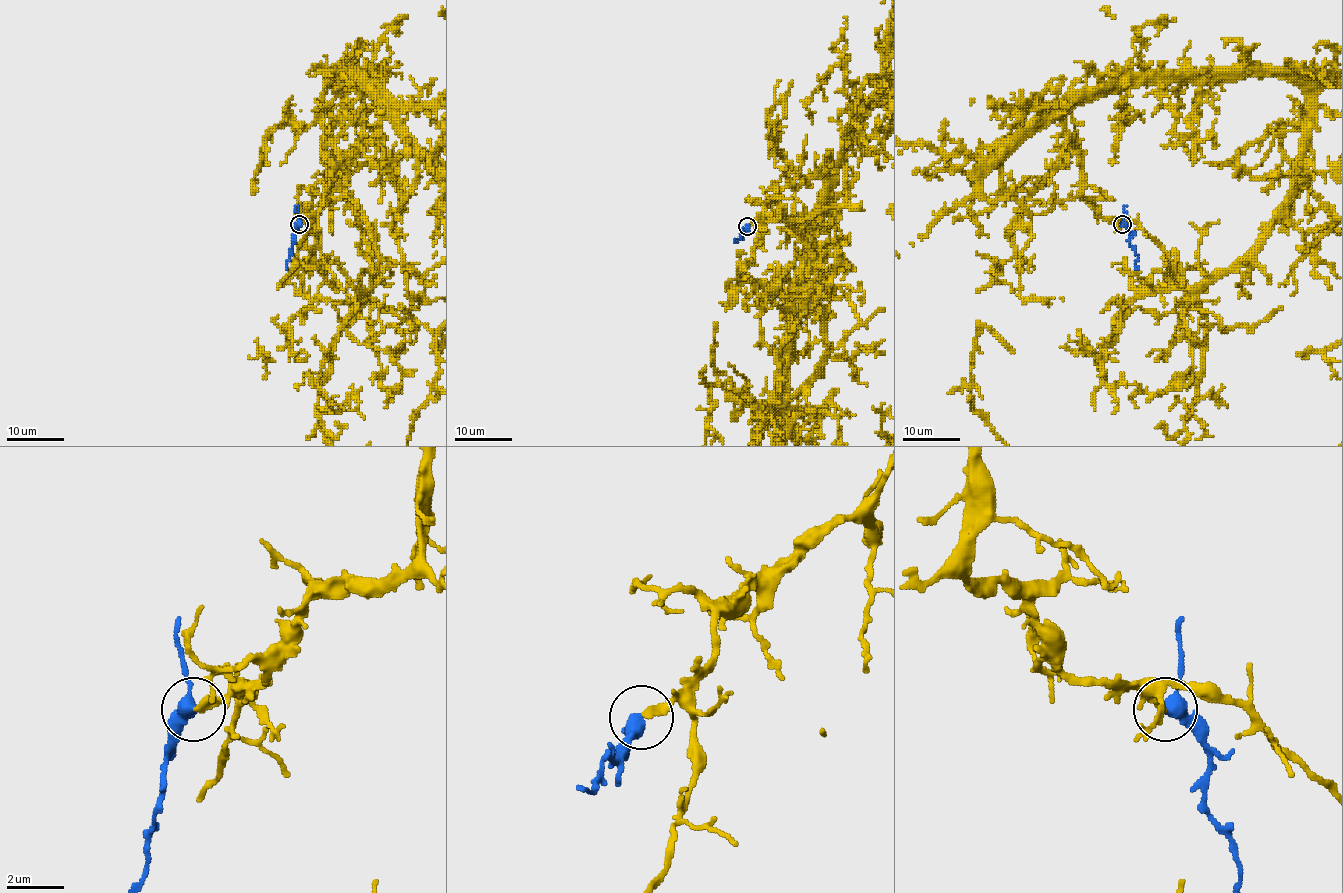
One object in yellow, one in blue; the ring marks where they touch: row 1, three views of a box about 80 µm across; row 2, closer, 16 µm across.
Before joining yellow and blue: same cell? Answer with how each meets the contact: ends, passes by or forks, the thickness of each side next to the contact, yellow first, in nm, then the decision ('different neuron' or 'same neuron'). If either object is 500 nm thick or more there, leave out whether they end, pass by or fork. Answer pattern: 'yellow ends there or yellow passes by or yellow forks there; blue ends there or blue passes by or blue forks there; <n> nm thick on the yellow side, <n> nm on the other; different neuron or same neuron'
yellow ends there; blue passes by; 280 nm thick on the yellow side, 400 nm on the other; same neuron

